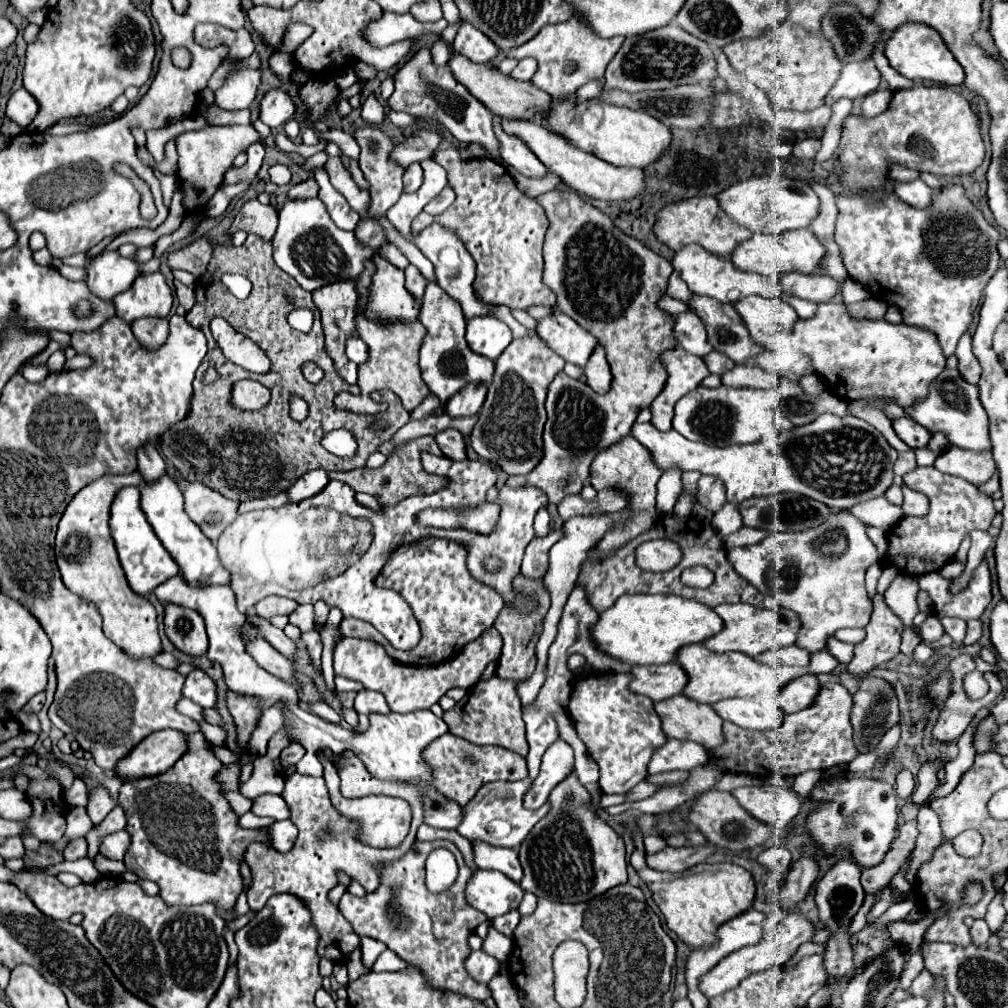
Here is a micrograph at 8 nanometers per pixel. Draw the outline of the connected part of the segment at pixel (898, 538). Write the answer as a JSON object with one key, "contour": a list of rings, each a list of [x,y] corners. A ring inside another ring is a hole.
{"contour":[[[917,466],[903,476],[903,483],[929,498],[929,514],[923,518],[901,518],[895,528],[887,532],[887,552],[881,556],[881,562],[893,564],[899,572],[909,572],[909,576],[941,570],[953,560],[961,540],[975,528],[989,530],[997,514],[991,496],[979,492],[971,482],[943,474],[933,466]]]}

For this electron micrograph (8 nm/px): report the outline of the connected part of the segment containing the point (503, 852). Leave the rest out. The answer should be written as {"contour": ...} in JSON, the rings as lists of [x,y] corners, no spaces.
{"contour":[[[475,840],[473,858],[475,858],[475,864],[479,868],[499,870],[505,876],[509,876],[513,882],[521,882],[523,870],[519,864],[519,852],[517,850],[491,846],[491,844],[483,844],[481,840]]]}

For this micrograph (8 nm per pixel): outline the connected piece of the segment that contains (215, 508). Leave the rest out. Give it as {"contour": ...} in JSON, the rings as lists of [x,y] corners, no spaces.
{"contour":[[[177,480],[185,496],[185,512],[201,528],[201,532],[217,542],[221,532],[239,516],[239,502],[233,502],[205,484]]]}

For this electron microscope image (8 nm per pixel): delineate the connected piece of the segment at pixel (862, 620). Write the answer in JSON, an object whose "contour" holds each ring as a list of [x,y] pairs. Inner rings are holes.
{"contour":[[[833,510],[831,516],[819,528],[809,528],[807,532],[777,532],[767,536],[763,542],[729,550],[729,562],[747,582],[755,584],[759,592],[773,596],[785,608],[795,610],[799,620],[803,620],[803,628],[799,628],[797,646],[807,652],[817,652],[825,646],[827,638],[833,636],[841,628],[865,628],[873,602],[865,592],[865,570],[879,560],[875,544],[867,536],[865,524],[853,516],[849,510]]]}

